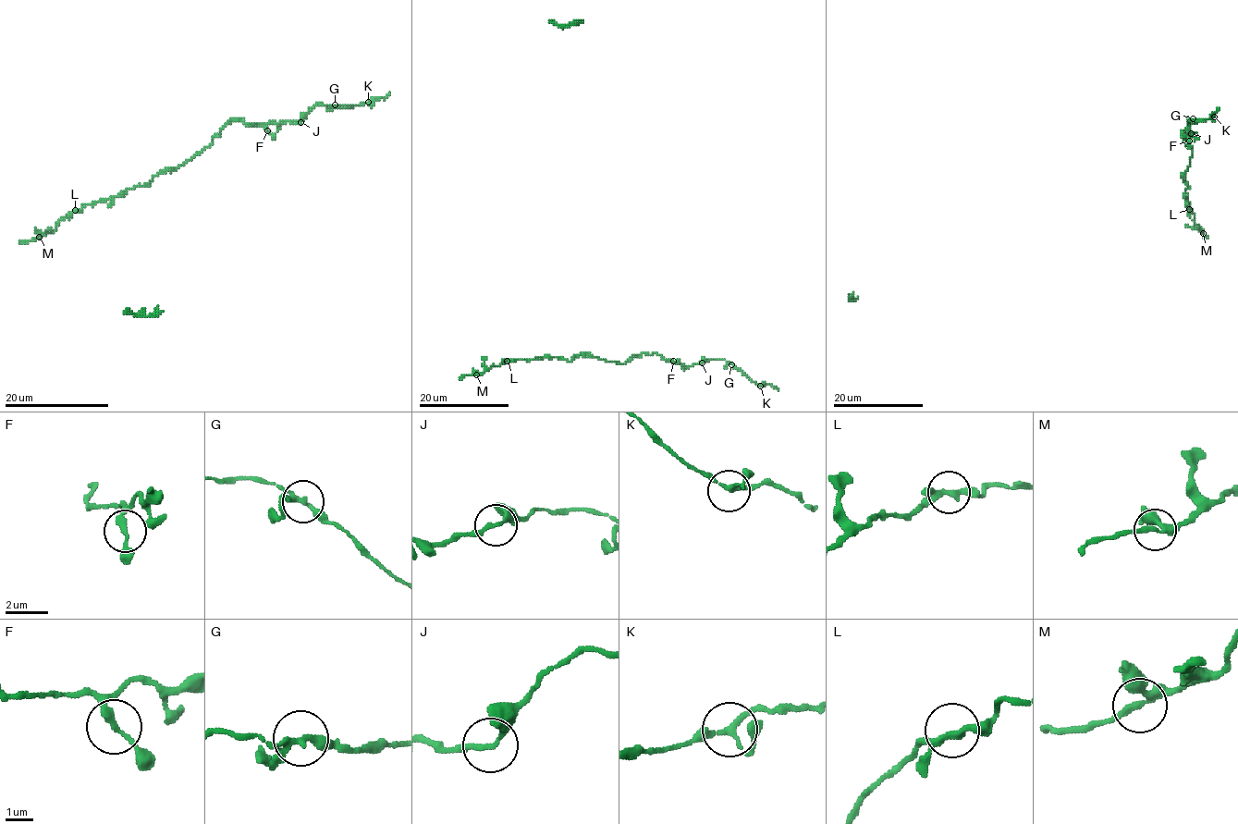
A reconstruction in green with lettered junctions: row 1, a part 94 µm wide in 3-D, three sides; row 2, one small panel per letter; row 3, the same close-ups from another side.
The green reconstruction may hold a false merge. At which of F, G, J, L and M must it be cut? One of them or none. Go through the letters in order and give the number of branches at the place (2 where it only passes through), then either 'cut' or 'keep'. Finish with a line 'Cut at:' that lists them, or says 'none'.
F: 3 | keep
G: 3 | keep
J: 2 | keep
L: 3 | keep
M: 3 | keep
Cut at: none

